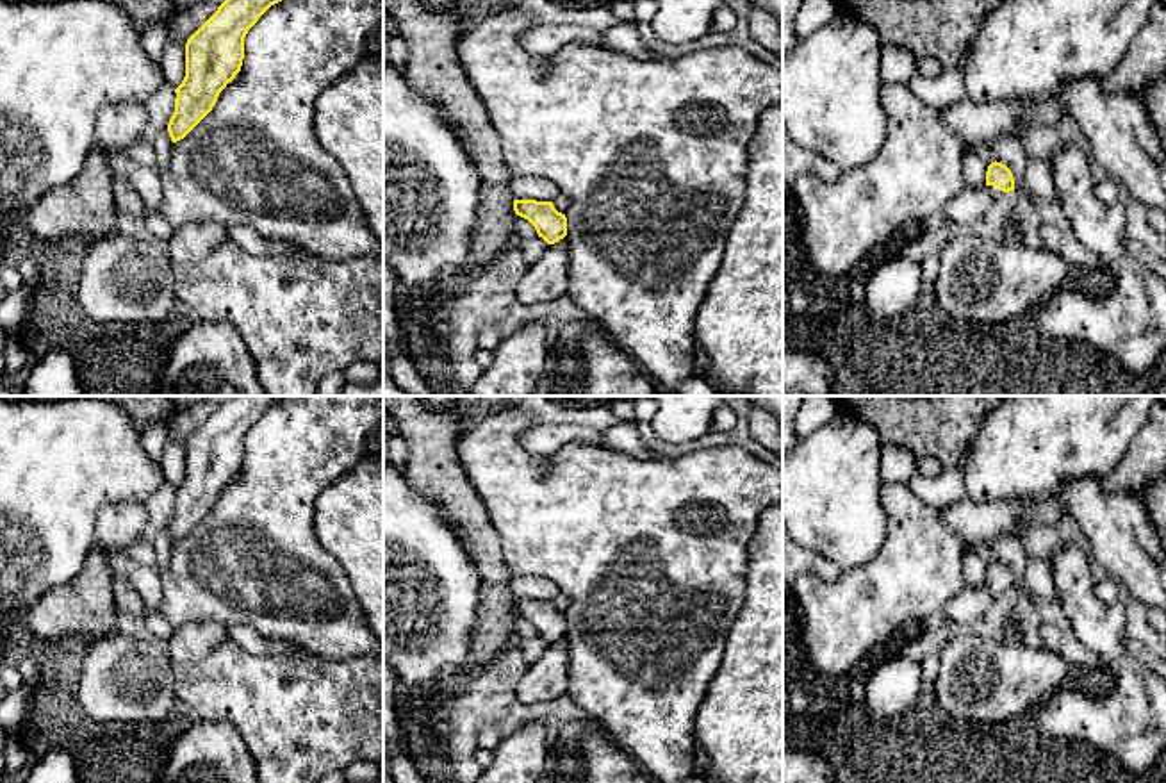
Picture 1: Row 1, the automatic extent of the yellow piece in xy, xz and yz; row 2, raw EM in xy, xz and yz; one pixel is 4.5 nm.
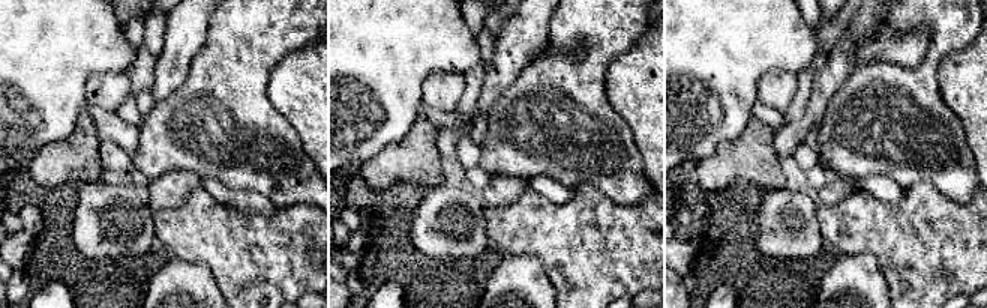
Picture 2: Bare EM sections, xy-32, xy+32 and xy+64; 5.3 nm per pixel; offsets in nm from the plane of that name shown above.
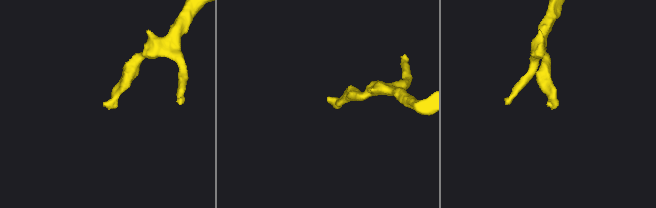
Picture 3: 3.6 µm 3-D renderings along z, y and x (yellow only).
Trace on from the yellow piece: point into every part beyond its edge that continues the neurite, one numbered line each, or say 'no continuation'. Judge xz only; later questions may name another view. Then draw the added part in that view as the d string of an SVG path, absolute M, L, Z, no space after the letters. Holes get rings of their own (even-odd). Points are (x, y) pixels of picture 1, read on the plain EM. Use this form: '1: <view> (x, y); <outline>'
no continuation

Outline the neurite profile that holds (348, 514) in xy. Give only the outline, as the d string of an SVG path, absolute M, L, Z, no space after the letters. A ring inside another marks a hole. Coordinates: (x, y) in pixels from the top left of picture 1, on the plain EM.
M383 444L317 494L314 533L344 567L383 644Z

